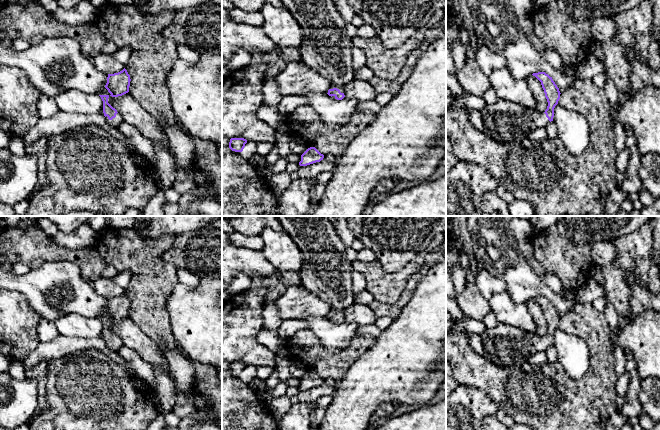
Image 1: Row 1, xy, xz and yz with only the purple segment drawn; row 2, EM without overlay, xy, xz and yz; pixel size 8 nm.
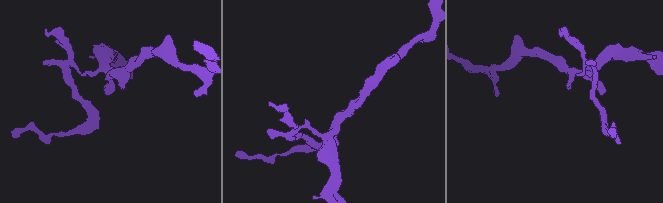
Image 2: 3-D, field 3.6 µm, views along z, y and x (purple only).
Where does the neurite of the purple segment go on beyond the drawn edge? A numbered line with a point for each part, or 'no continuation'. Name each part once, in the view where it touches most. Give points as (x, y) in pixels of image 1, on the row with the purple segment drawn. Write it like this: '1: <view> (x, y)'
1: xy (116, 121)

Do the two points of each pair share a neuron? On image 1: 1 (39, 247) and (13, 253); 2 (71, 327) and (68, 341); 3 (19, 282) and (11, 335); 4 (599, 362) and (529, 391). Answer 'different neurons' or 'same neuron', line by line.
1: same neuron
2: different neurons
3: different neurons
4: same neuron

